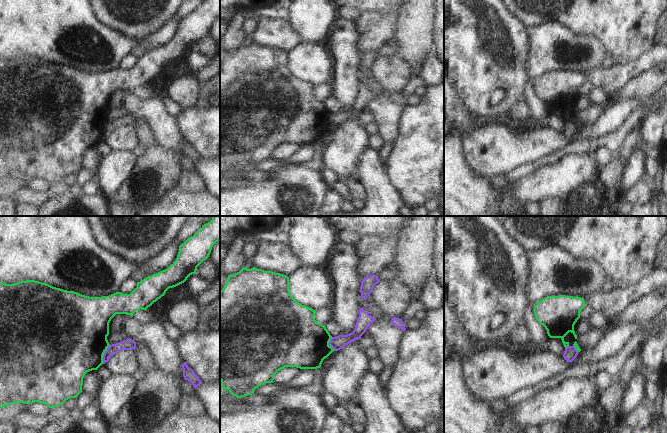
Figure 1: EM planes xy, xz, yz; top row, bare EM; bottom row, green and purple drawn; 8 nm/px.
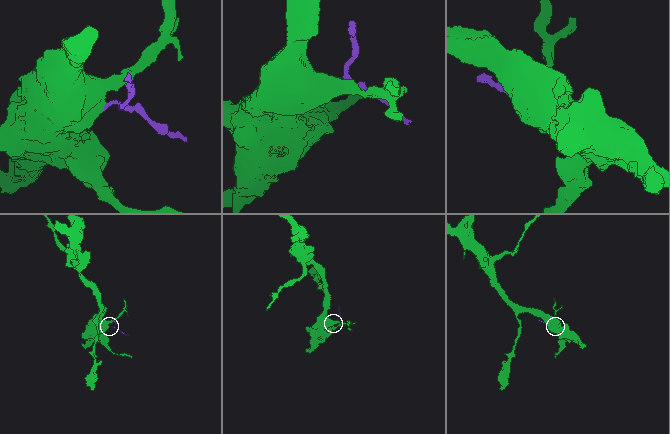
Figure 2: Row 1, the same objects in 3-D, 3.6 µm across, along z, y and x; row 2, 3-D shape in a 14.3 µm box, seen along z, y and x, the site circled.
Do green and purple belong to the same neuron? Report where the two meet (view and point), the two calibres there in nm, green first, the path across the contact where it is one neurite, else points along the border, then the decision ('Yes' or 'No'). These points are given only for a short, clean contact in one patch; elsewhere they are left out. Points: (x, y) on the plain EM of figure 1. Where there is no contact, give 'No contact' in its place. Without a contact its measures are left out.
Touches green at xy (103, 130). Thickness 500 nm (green) against 90 nm. Boundary: xy (110, 121), (103, 131), (102, 139). No

